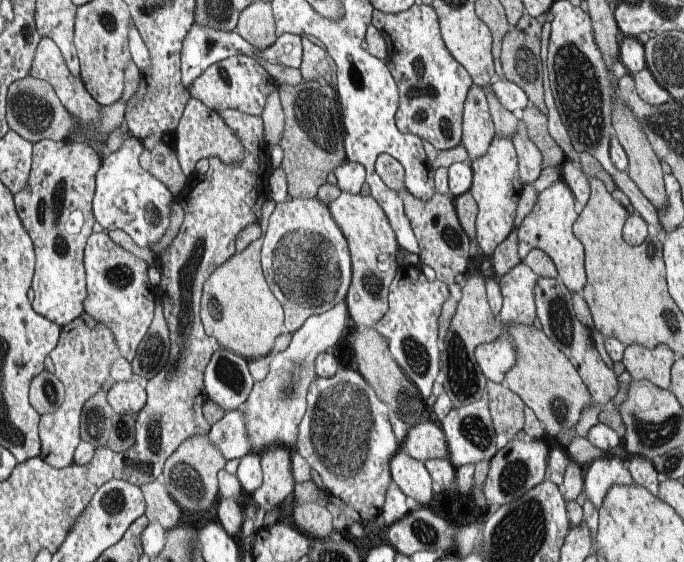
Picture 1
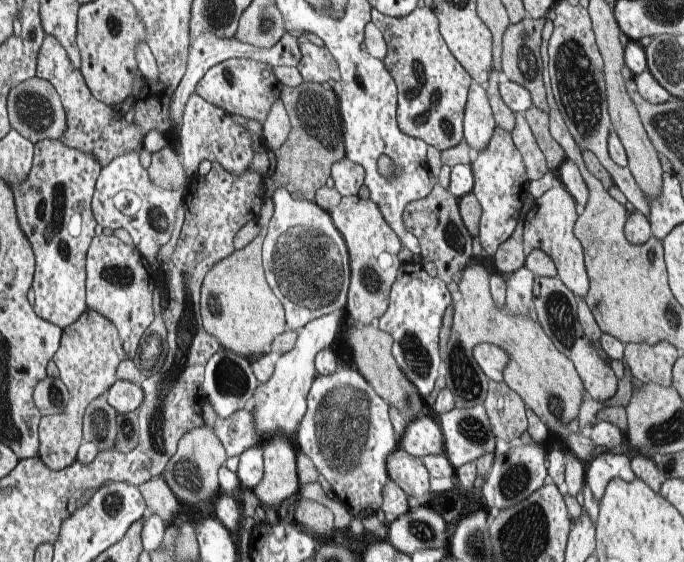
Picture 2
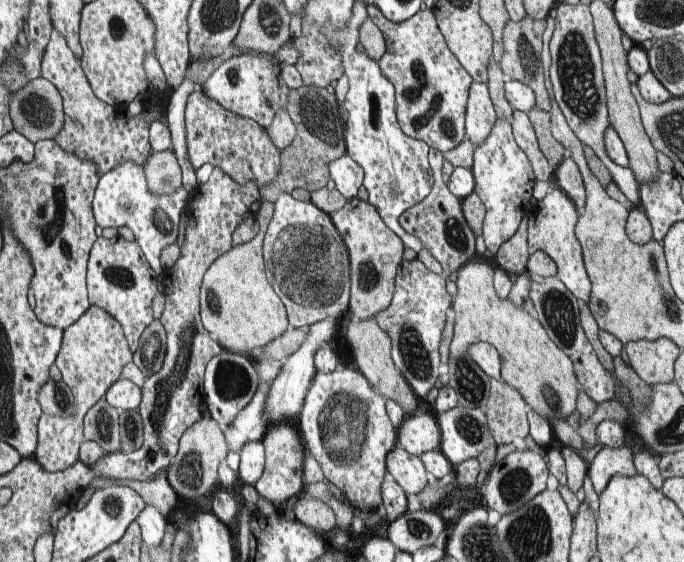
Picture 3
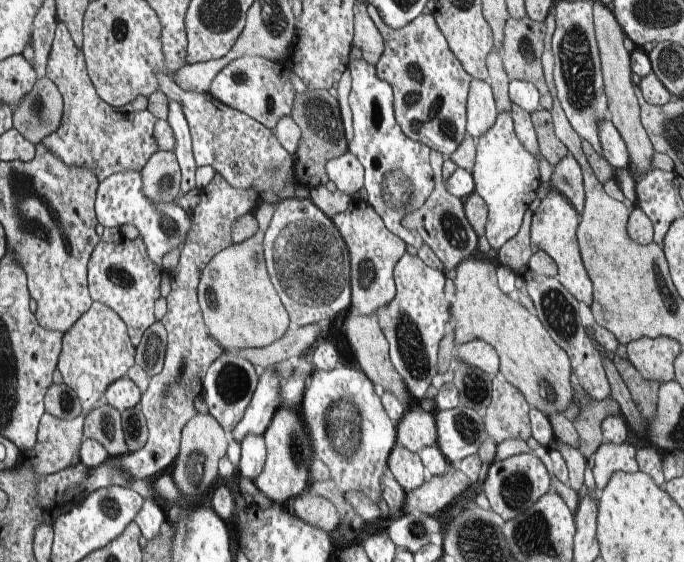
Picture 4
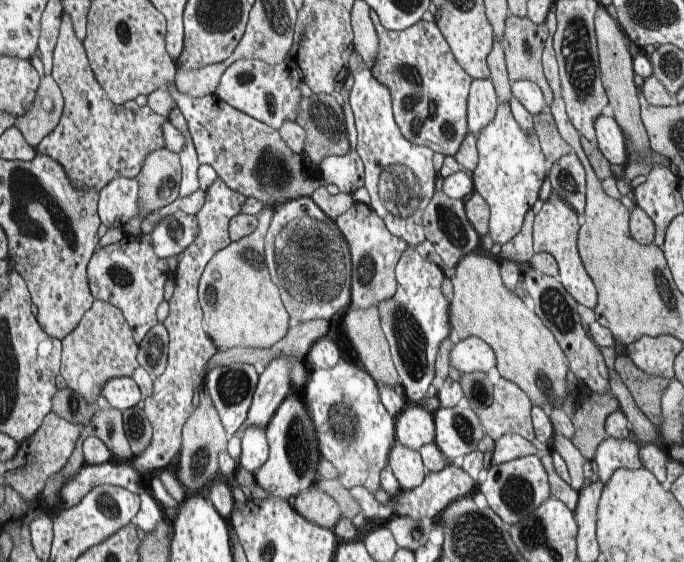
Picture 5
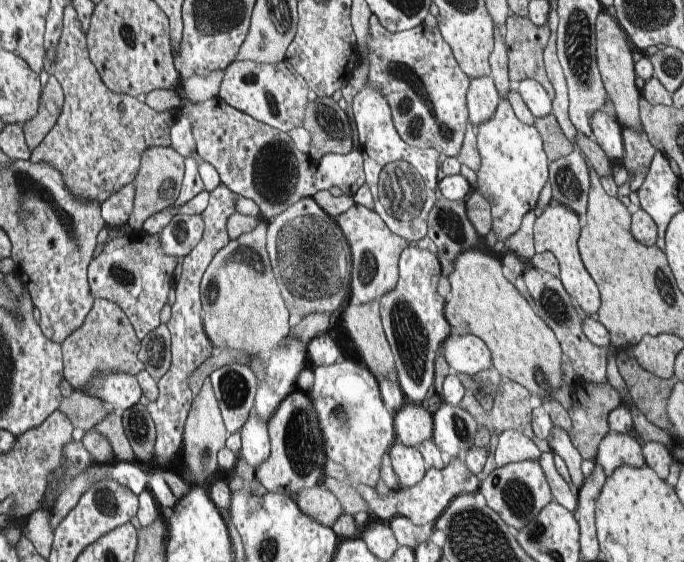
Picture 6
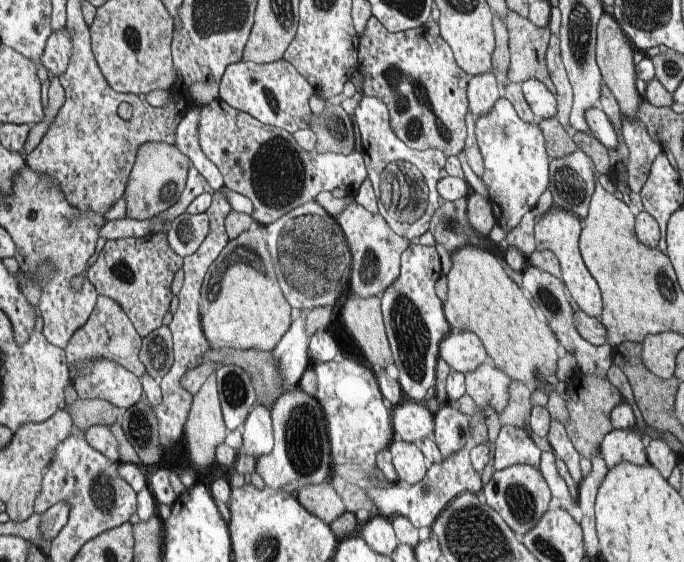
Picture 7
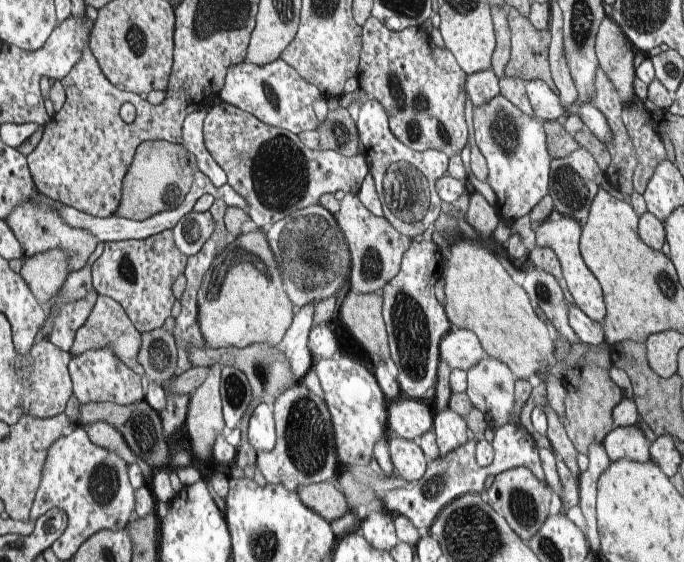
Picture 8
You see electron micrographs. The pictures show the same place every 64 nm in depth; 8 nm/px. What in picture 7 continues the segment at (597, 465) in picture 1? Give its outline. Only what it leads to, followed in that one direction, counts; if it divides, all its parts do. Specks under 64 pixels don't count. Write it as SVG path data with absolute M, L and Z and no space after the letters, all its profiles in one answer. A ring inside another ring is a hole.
M636 427L626 430L613 428L602 439L599 450L609 469L618 462L632 462L640 466L649 462L642 442L642 432Z

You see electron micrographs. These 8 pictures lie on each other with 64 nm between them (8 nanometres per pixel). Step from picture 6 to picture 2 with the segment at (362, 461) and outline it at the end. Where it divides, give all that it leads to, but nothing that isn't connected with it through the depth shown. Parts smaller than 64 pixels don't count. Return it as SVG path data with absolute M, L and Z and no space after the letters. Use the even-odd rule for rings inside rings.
M341 363L334 374L318 375L309 390L307 410L295 435L300 452L312 460L331 496L345 504L353 518L361 519L376 514L384 504L384 488L389 471L386 470L386 460L398 448L398 440L388 418L390 406L372 387L360 371Z

